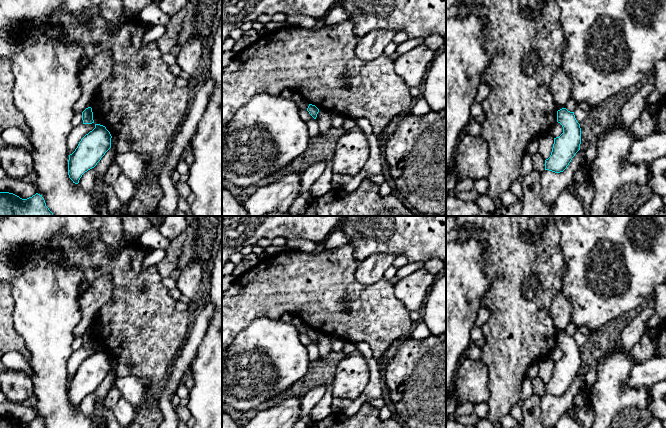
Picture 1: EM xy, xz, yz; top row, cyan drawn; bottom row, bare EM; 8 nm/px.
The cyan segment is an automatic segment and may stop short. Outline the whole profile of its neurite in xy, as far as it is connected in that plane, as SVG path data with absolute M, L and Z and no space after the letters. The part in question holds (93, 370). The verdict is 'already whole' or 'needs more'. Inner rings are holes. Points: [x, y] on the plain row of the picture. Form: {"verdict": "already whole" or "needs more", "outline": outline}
{"verdict": "already whole", "outline": "M95 348L95 352L81 363L68 384L68 399L73 407L78 408L82 399L97 389L111 372L111 362L105 350Z"}

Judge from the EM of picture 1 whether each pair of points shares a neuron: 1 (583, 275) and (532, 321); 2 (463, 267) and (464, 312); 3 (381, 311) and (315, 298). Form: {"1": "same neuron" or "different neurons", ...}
{"1": "different neurons", "2": "same neuron", "3": "same neuron"}

